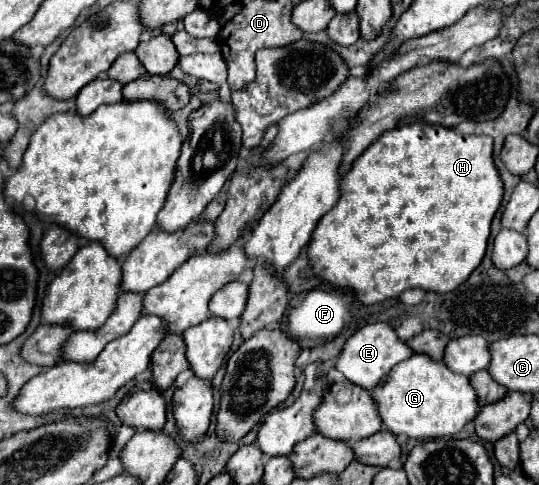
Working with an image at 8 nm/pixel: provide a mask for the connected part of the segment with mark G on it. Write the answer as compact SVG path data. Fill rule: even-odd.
M414 353L410 359L392 367L390 375L374 389L372 395L378 401L378 409L388 431L392 431L394 435L406 435L414 439L436 439L436 437L456 435L458 431L464 429L466 423L474 421L474 417L480 411L478 395L474 387L470 385L470 379L450 371L444 361L432 361L428 355L422 355L422 353Z

